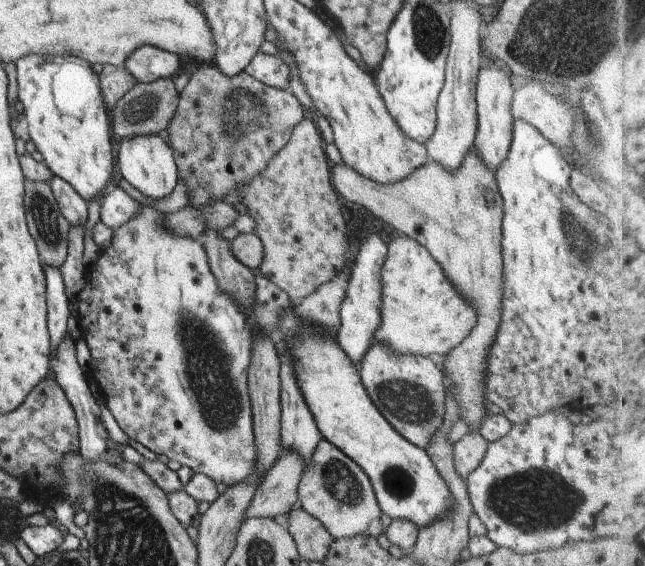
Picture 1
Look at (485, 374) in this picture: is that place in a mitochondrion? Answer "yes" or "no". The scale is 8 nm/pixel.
no

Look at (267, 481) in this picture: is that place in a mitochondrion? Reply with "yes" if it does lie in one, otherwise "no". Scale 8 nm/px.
no

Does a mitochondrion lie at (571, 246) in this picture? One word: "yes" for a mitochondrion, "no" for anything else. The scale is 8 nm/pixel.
yes

